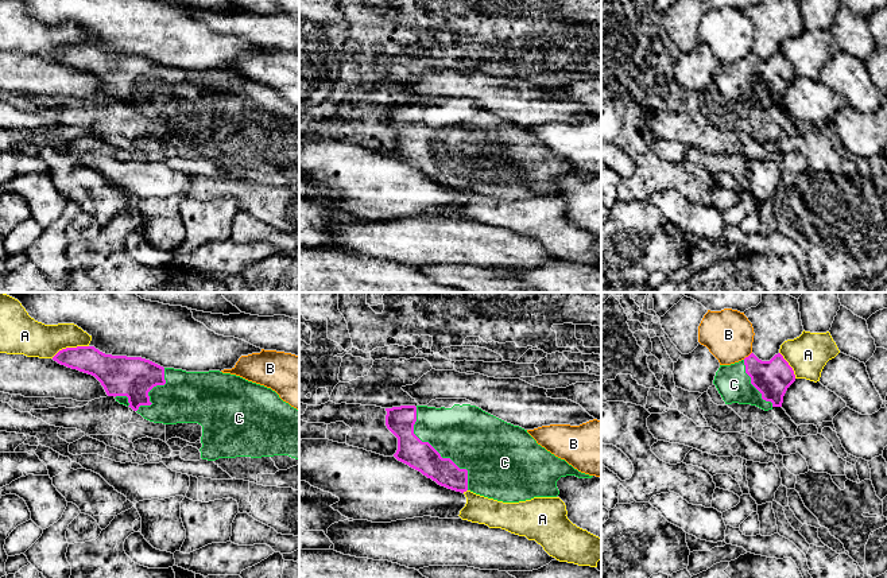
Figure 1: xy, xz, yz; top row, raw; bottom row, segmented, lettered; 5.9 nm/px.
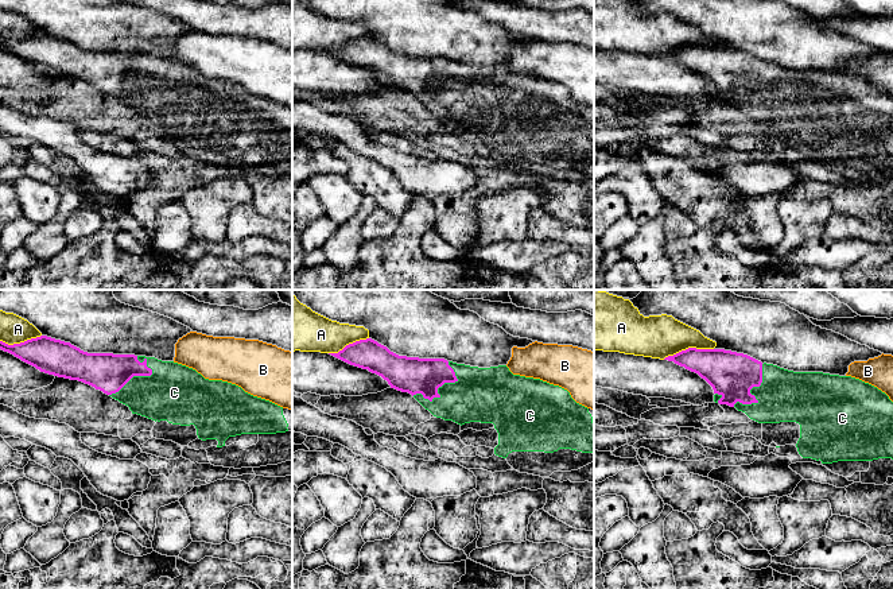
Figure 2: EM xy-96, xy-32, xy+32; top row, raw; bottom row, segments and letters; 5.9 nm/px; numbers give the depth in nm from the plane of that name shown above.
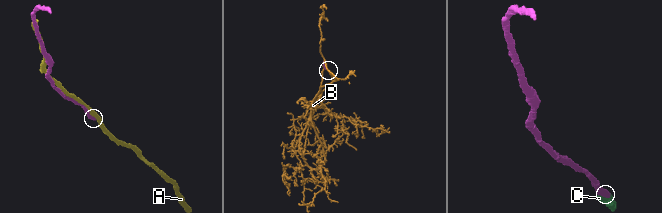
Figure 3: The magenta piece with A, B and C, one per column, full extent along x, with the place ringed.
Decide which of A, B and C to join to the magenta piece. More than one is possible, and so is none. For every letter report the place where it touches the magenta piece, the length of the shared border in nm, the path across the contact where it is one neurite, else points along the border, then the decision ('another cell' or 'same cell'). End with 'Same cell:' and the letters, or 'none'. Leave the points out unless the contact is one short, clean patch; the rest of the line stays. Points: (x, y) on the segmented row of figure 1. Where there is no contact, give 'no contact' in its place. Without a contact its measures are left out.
A: meets magenta in xy at (69, 348); contact 240 nm long; another cell
B: meets magenta in yz at (748, 356); contact 70 nm long; another cell
C: meets magenta in xz at (437, 452); contact 600 nm long; same cell
Same cell: C

